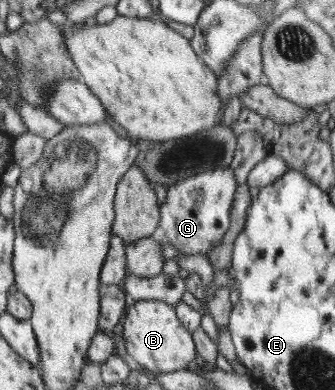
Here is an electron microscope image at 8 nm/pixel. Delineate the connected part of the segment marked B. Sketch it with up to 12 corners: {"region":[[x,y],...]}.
{"region":[[130,301],[122,336],[150,374],[185,370],[191,332],[163,301]]}

